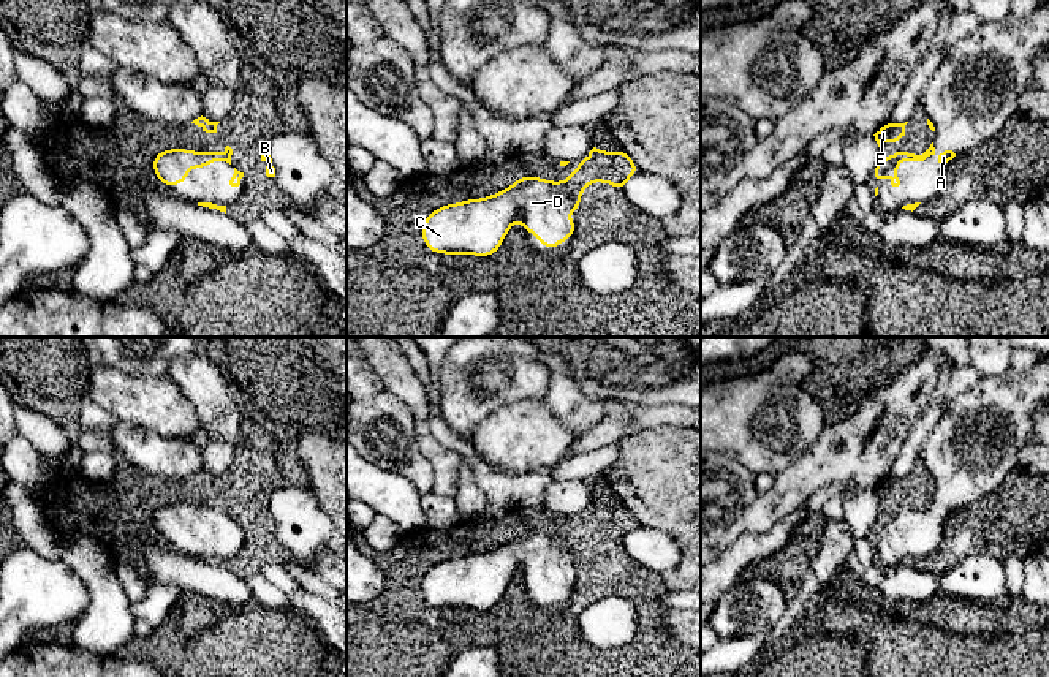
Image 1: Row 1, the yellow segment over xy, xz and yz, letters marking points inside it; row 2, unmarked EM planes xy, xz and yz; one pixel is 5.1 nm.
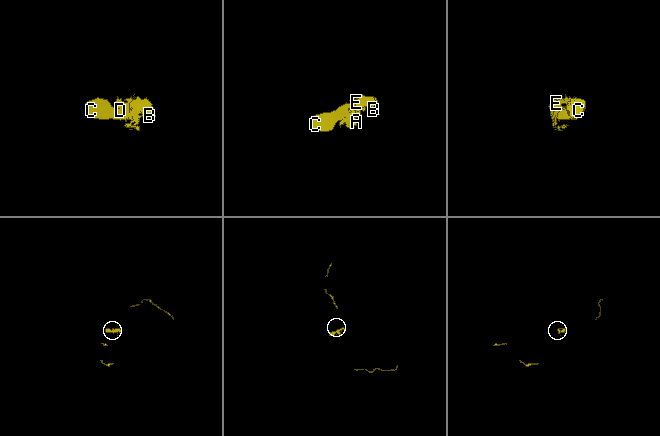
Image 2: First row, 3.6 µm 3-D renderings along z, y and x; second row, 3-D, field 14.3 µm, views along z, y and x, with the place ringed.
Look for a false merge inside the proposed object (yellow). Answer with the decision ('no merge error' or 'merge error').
merge error

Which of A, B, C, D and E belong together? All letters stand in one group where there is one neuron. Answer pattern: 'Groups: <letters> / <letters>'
Groups: A C D / B E

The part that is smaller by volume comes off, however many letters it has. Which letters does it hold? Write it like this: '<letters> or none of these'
B, E

